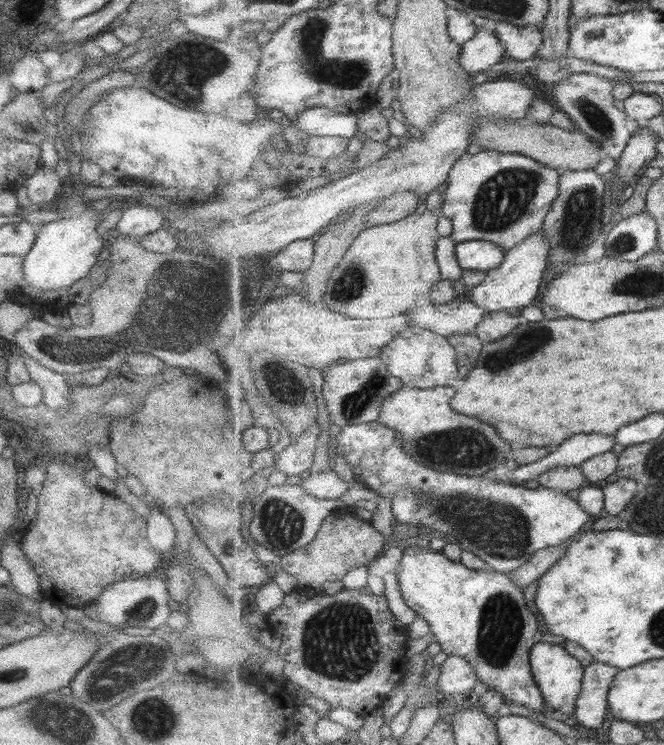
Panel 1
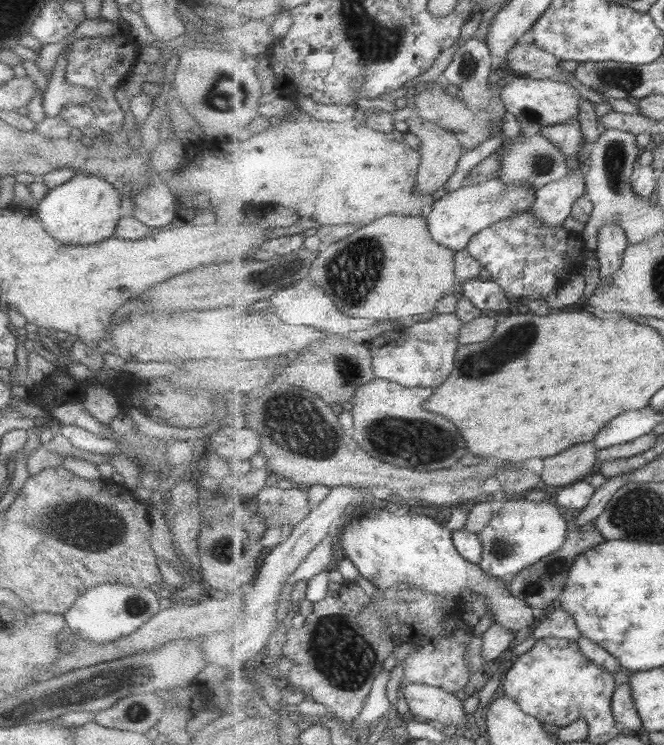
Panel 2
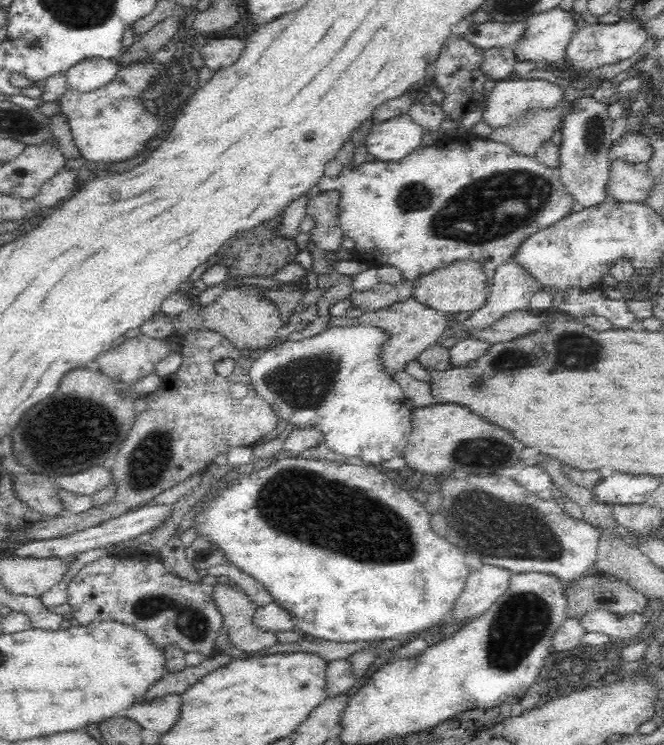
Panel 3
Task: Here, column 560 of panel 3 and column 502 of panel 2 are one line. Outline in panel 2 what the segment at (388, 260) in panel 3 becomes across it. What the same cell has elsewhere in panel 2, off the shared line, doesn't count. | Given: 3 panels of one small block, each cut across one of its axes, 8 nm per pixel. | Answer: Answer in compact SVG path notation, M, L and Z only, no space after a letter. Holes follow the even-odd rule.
M498 175L487 182L463 185L455 191L447 192L435 201L426 221L435 242L457 252L466 249L476 234L497 221L531 211L535 199L536 189L531 184L505 184Z

